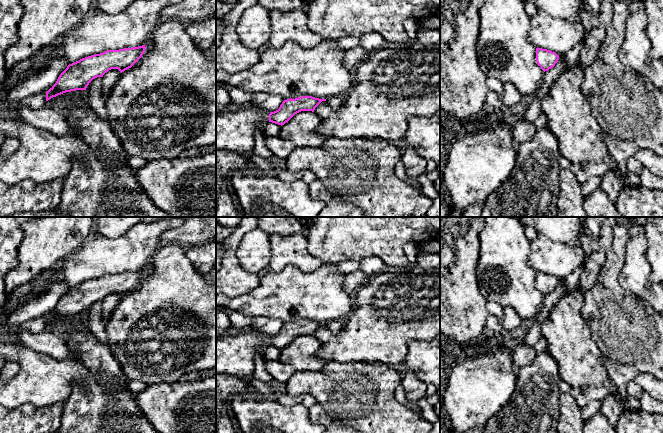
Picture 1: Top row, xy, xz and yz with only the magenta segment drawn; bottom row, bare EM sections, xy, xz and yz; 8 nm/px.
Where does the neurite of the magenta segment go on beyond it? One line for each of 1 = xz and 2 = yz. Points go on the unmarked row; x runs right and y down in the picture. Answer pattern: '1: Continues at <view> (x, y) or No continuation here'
1: No continuation here
2: No continuation here

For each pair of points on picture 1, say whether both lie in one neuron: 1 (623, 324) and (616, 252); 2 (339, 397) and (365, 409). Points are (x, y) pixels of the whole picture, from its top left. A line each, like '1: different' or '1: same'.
1: same
2: same

